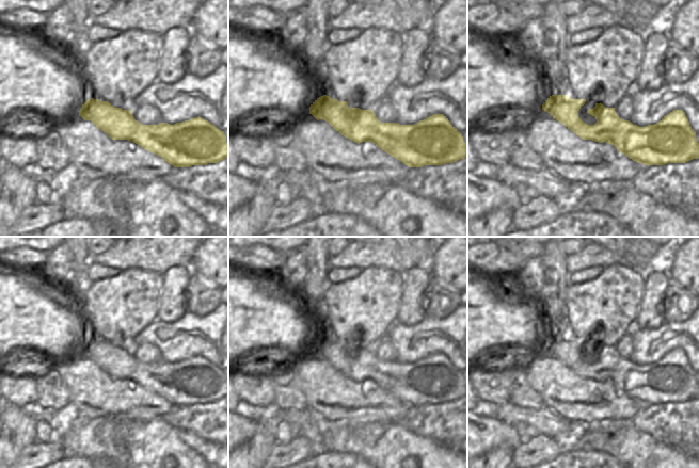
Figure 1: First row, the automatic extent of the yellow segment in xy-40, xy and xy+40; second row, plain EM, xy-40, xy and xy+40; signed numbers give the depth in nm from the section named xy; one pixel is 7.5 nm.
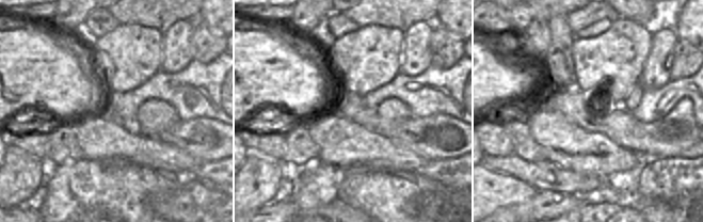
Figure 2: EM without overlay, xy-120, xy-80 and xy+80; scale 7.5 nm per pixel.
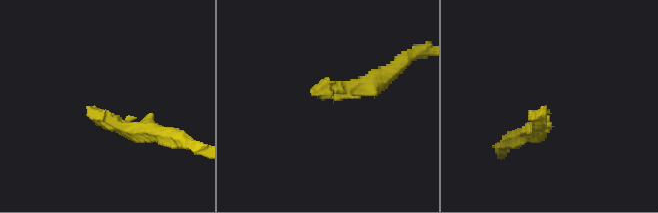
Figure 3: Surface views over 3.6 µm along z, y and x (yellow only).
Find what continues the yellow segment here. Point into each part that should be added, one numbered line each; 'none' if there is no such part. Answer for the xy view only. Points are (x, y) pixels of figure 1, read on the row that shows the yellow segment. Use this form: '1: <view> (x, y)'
1: xy (347, 94)

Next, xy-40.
1: xy-40 (108, 76)

